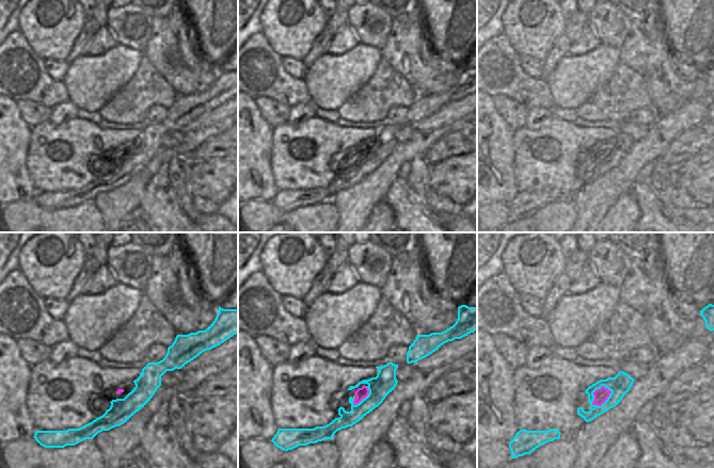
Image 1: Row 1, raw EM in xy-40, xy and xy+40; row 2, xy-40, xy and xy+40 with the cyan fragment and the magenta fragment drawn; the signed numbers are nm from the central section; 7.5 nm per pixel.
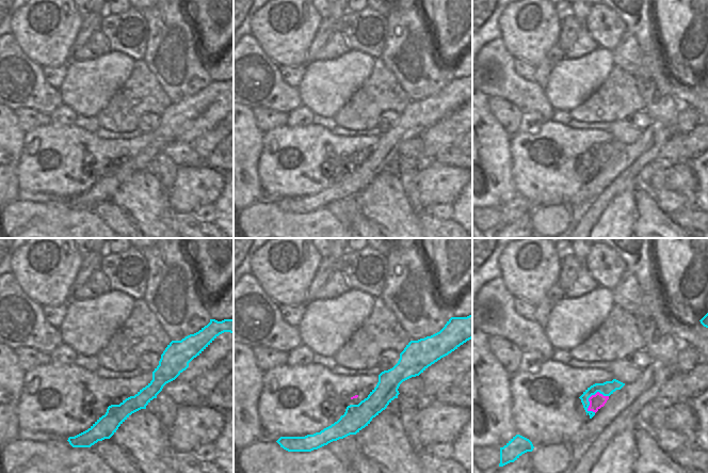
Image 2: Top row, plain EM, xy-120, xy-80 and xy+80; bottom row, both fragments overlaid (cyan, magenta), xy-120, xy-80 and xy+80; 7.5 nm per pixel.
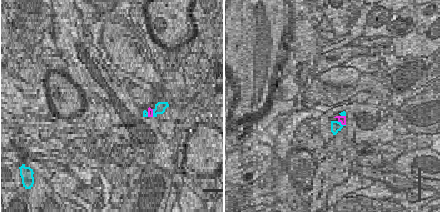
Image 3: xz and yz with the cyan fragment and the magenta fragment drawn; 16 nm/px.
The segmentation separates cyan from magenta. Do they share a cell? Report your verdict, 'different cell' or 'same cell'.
same cell

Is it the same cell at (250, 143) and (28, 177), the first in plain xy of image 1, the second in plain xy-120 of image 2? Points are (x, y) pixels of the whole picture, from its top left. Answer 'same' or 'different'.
different

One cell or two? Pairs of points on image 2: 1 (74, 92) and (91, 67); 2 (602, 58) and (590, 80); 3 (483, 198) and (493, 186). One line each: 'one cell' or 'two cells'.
1: one cell
2: one cell
3: one cell

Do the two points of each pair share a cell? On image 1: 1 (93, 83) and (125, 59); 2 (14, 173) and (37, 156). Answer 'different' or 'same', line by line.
1: same
2: different

